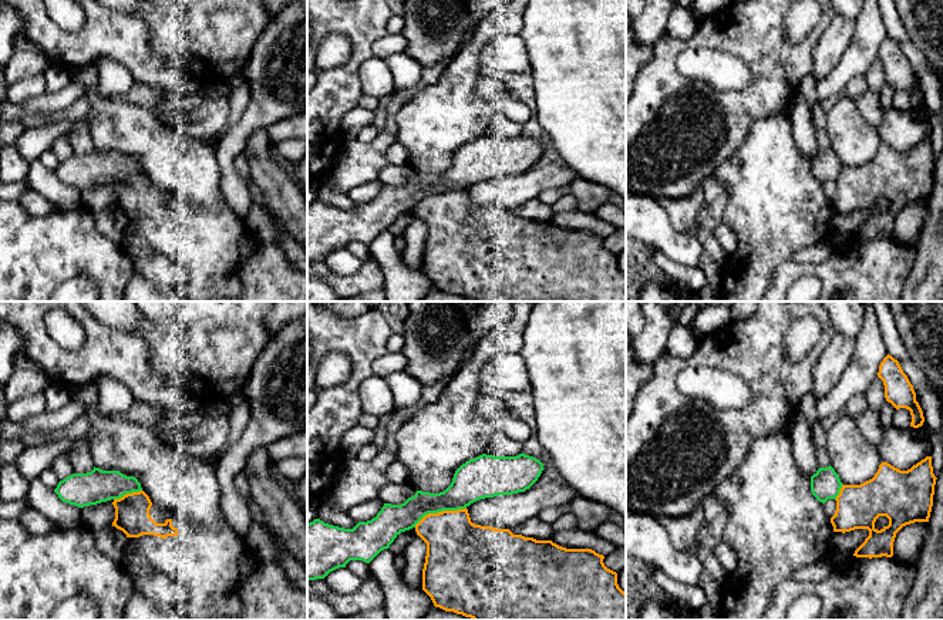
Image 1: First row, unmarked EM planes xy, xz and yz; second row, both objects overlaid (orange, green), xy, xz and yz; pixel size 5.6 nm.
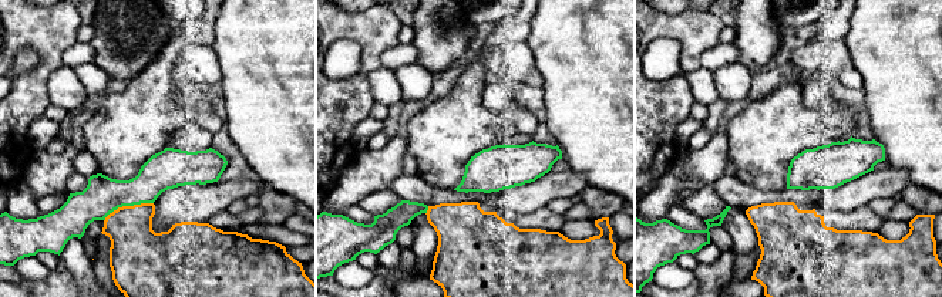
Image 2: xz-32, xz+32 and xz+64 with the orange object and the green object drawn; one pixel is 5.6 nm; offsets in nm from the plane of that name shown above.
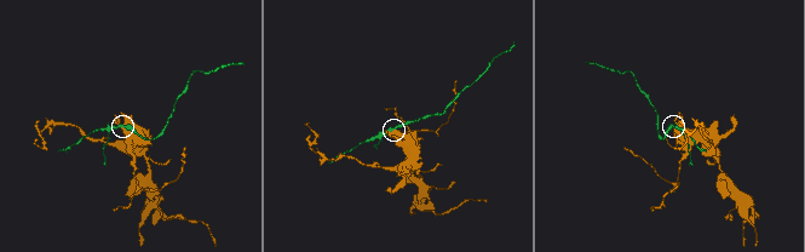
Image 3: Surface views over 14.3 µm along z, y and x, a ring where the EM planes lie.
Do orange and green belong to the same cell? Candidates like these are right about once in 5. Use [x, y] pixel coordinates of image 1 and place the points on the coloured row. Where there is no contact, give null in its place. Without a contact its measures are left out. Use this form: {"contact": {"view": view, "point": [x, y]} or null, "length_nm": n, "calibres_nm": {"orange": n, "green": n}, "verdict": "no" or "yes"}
{"contact": {"view": "xz", "point": [440, 512]}, "length_nm": 320, "calibres_nm": {"orange": 360, "green": 220}, "verdict": "no"}

